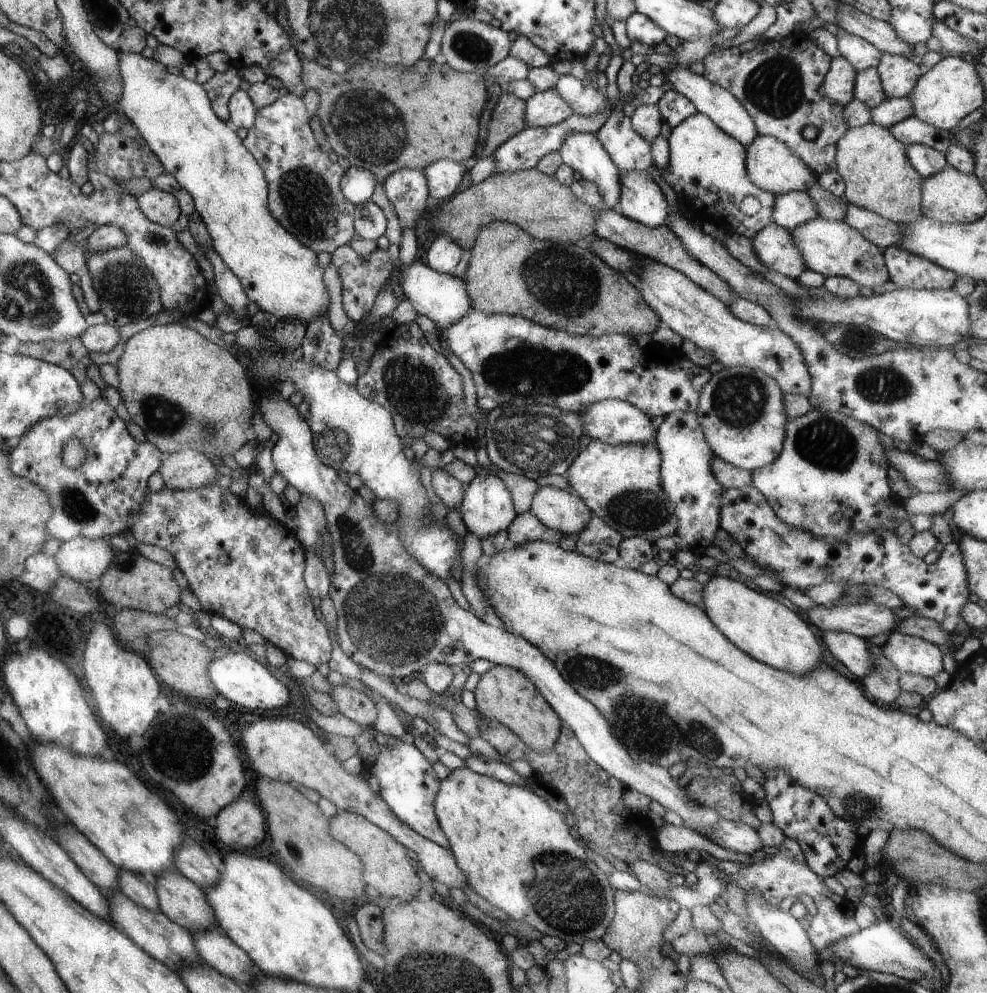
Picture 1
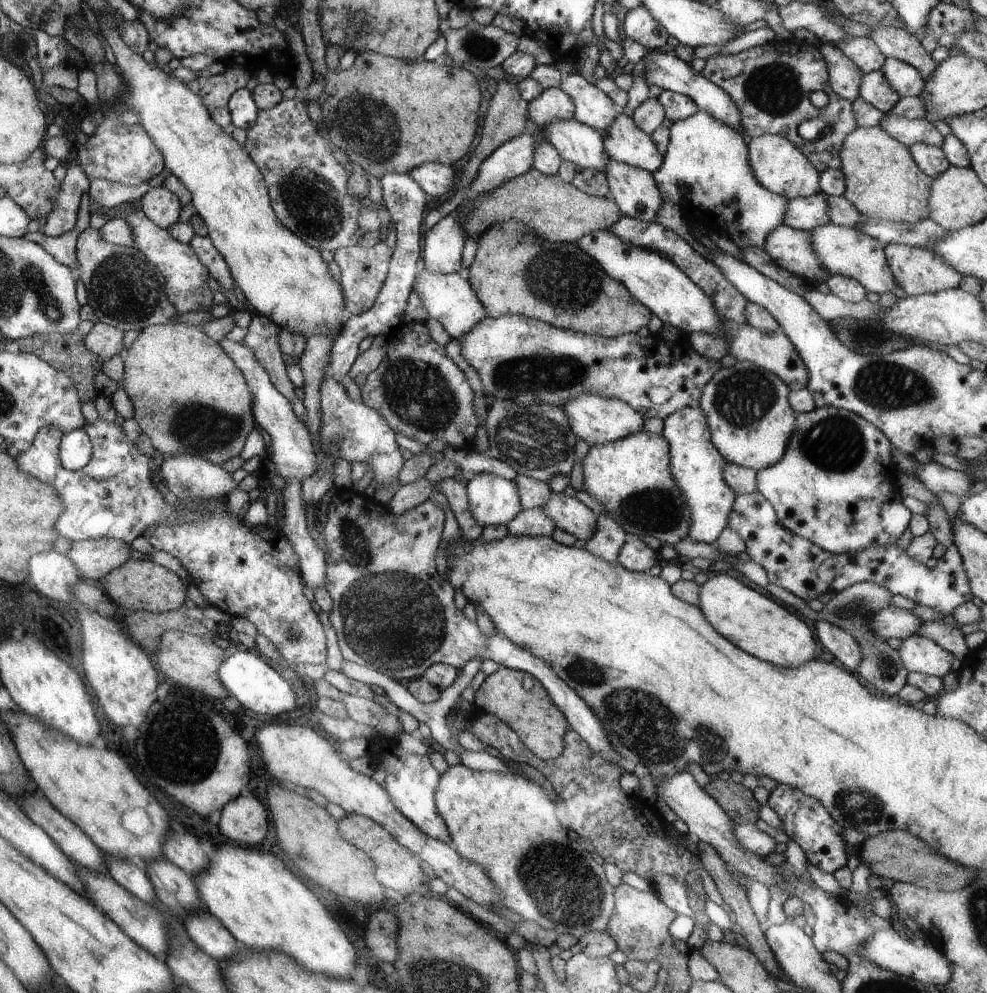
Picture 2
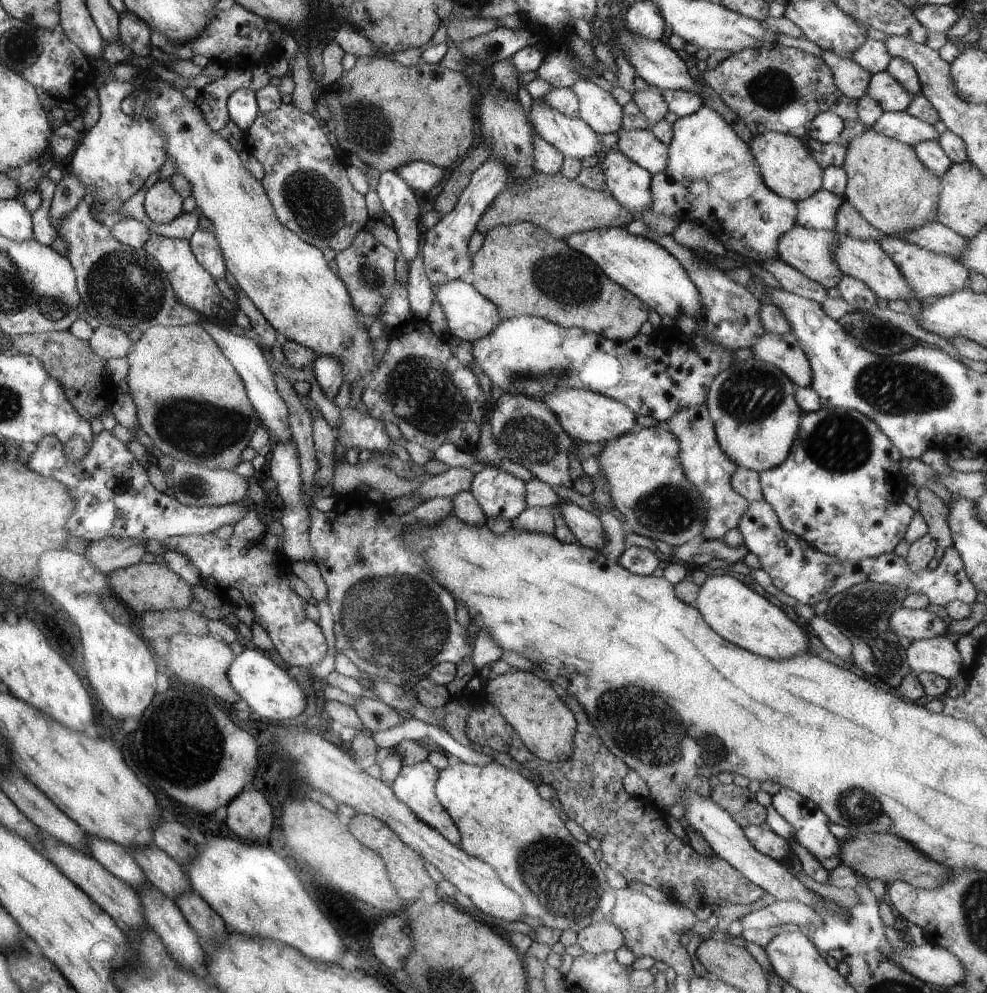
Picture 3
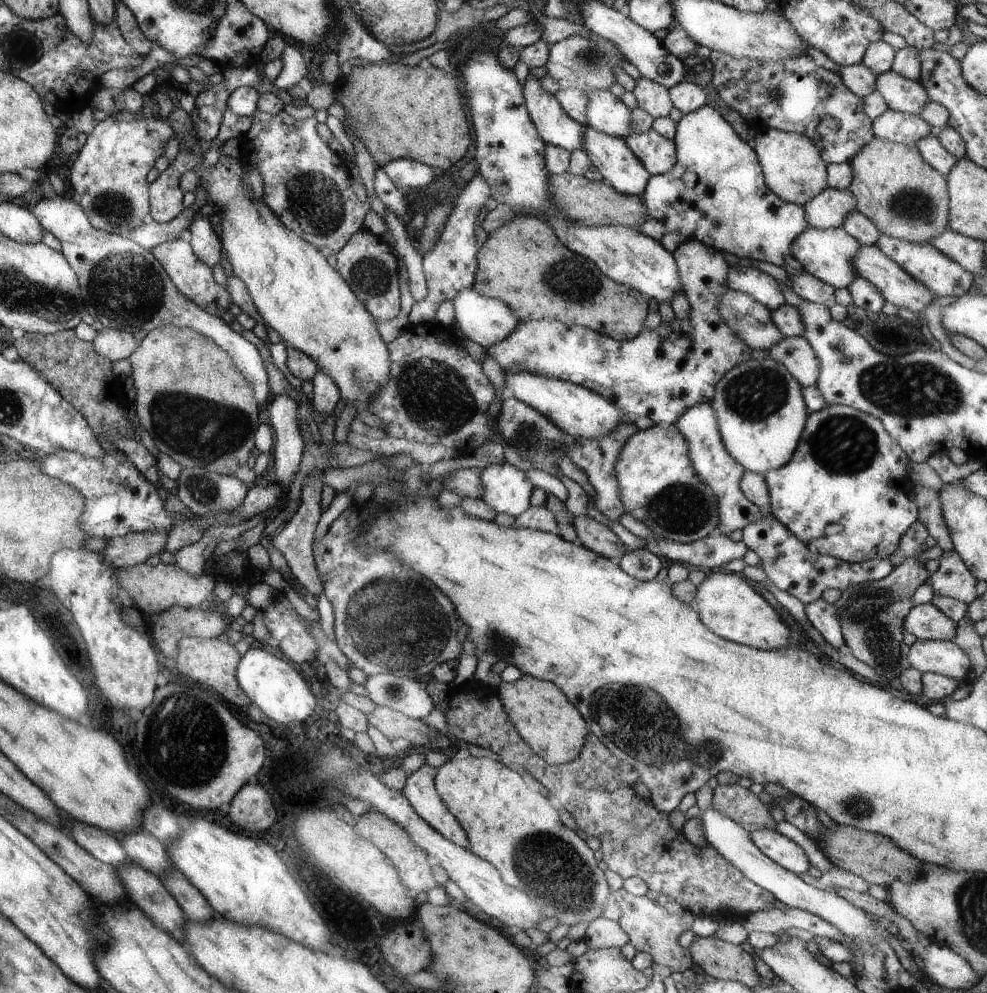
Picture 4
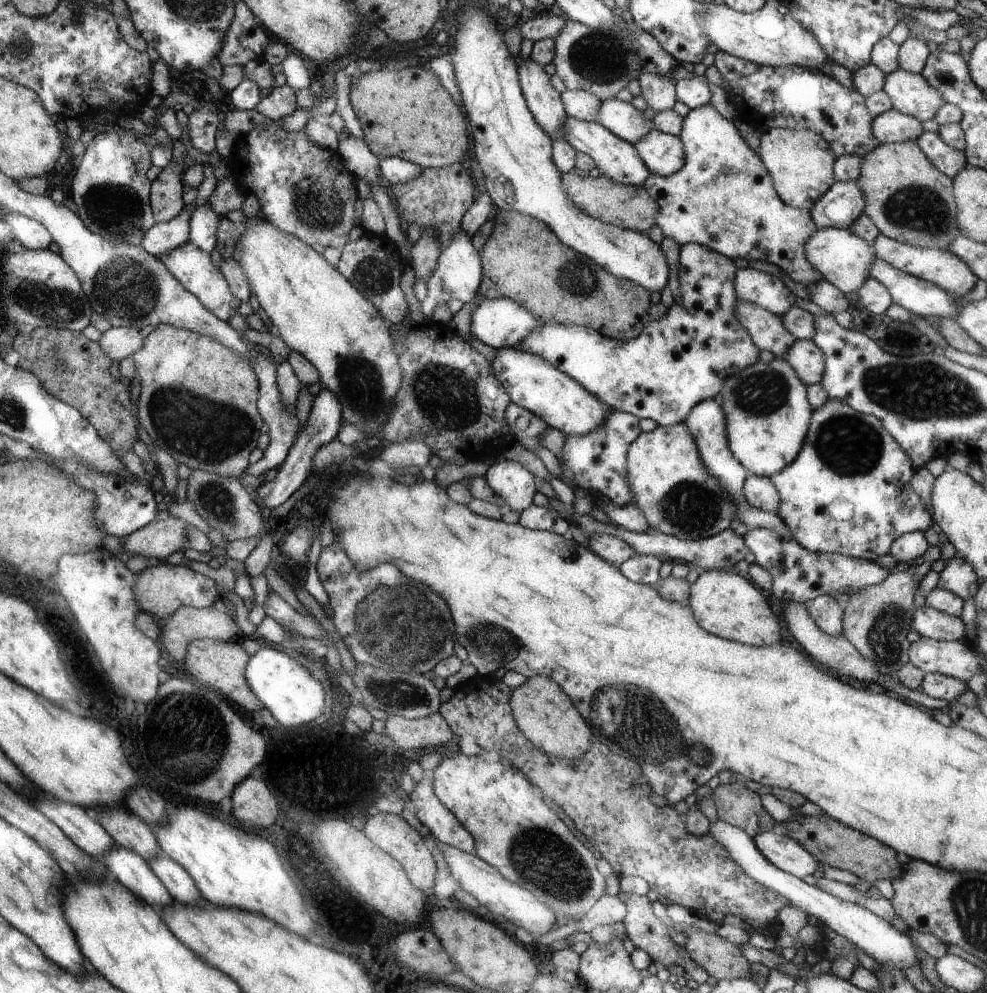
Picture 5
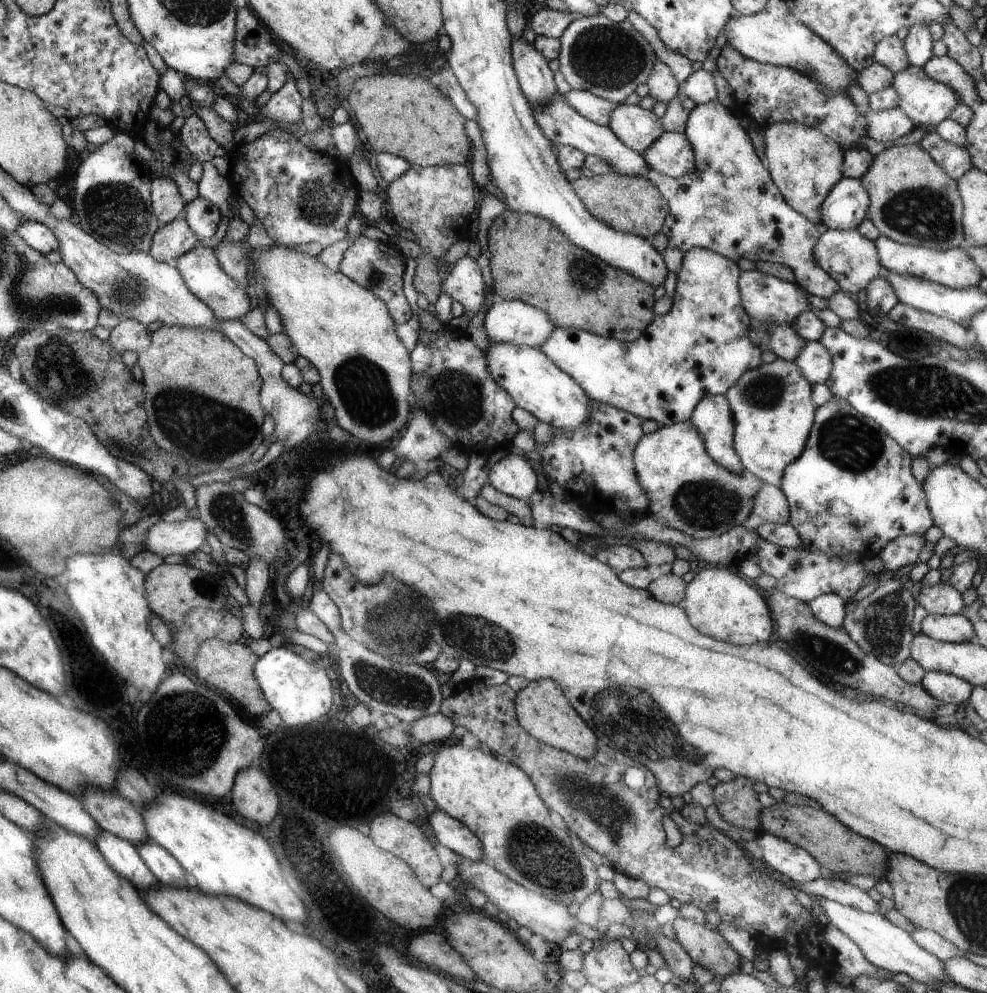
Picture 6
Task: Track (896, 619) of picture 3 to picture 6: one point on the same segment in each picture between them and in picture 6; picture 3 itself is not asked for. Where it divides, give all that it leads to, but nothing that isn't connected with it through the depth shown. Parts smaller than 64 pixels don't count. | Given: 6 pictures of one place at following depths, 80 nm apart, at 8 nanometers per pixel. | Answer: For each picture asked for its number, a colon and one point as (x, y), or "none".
4: (925, 621)
5: (928, 622)
6: (957, 628)

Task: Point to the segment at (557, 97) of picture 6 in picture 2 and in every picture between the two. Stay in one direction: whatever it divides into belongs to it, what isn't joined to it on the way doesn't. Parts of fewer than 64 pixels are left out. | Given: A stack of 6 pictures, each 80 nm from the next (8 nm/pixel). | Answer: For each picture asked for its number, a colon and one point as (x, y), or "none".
2: (633, 190)
3: (629, 183)
4: (619, 167)
5: (619, 159)

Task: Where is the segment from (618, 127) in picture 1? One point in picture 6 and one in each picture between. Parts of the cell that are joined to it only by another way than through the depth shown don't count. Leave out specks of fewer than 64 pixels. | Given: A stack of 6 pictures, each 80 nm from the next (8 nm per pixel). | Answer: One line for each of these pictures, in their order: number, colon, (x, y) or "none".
2: (623, 141)
3: (642, 147)
4: (657, 153)
5: (663, 153)
6: (672, 154)

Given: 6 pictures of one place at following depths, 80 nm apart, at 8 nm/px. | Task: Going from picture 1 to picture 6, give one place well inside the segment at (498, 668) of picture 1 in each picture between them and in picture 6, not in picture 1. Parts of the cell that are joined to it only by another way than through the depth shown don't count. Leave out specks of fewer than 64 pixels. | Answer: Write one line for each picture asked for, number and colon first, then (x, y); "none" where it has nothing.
2: (517, 698)
3: (542, 718)
4: (550, 724)
5: (545, 715)
6: (542, 709)

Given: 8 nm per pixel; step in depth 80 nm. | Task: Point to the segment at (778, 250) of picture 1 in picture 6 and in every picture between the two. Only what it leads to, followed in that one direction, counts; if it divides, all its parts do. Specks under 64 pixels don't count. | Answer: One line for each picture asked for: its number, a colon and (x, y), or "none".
2: (791, 249)
3: (810, 251)
4: (829, 254)
5: (843, 258)
6: (851, 259)

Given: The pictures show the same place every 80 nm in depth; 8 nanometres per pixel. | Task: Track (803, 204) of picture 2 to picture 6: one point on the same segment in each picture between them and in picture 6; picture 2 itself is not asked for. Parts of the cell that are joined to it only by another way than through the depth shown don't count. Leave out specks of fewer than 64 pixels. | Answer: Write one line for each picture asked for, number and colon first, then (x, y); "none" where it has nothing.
3: (819, 211)
4: (829, 209)
5: (843, 202)
6: (846, 206)

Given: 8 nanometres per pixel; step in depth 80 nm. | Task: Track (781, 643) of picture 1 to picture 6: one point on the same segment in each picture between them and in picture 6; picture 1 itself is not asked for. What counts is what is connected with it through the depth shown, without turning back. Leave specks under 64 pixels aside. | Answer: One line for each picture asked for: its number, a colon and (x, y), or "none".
2: (756, 623)
3: (740, 615)
4: (728, 605)
5: (721, 600)
6: (721, 603)

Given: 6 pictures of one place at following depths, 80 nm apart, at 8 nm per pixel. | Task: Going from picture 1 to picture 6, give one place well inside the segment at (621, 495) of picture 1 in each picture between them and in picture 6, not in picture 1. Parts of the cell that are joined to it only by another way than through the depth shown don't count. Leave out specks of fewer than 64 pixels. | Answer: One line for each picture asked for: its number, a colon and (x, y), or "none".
2: (631, 476)
3: (642, 468)
4: (659, 486)
5: (669, 481)
6: (688, 489)

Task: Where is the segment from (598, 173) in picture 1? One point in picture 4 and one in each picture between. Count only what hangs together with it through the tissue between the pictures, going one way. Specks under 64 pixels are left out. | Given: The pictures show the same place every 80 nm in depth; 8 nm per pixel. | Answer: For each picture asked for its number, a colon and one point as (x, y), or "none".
2: (578, 143)
3: (573, 137)
4: (555, 126)

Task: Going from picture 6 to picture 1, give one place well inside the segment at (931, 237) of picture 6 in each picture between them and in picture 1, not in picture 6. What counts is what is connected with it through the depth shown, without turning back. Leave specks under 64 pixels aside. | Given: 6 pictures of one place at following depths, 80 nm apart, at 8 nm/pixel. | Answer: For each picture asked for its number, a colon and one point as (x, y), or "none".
1: (877, 176)
2: (882, 181)
3: (888, 185)
4: (905, 198)
5: (909, 200)

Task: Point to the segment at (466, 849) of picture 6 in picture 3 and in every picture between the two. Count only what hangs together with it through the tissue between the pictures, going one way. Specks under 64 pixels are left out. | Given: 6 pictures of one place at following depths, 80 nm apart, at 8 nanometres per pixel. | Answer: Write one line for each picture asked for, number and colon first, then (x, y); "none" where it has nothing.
3: (415, 785)
4: (420, 790)
5: (444, 825)

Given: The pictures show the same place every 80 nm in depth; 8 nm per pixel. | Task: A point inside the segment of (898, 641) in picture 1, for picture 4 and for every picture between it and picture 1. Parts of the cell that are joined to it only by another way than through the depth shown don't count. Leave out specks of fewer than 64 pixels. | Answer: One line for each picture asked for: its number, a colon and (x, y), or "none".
2: (918, 654)
3: (939, 655)
4: (946, 658)

